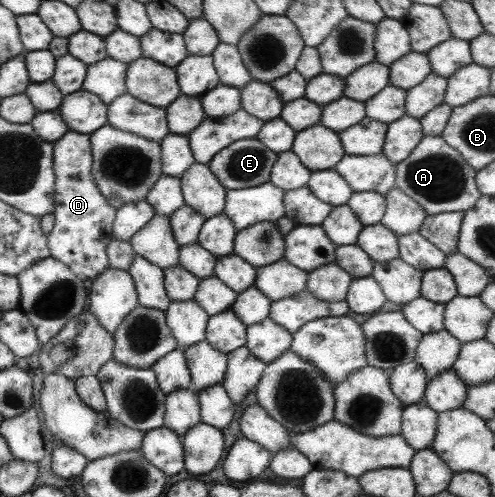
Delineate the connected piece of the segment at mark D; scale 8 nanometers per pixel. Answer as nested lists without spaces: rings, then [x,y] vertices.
[[[67,131],[52,143],[53,202],[55,203],[53,229],[46,237],[50,257],[64,264],[73,274],[85,279],[95,279],[109,263],[105,248],[112,240],[112,223],[116,208],[105,201],[93,183],[91,175],[91,149],[89,135]]]

